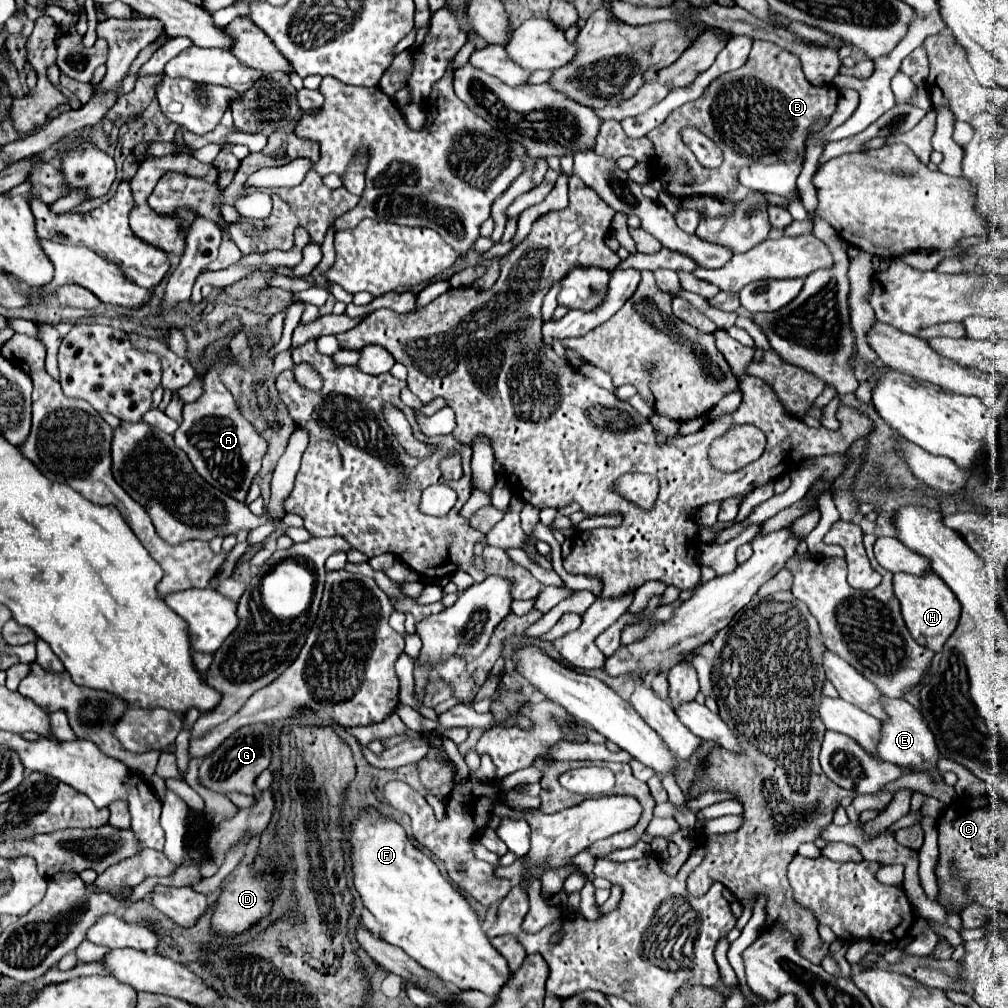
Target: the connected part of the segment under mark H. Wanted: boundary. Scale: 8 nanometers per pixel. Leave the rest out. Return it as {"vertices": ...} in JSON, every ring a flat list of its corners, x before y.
{"vertices":[[896,572,892,586,896,598,900,600,904,622,914,640,932,652,940,652,950,634,956,630,960,618,960,602,954,592,934,572,926,572,924,576,908,576,906,572]]}

